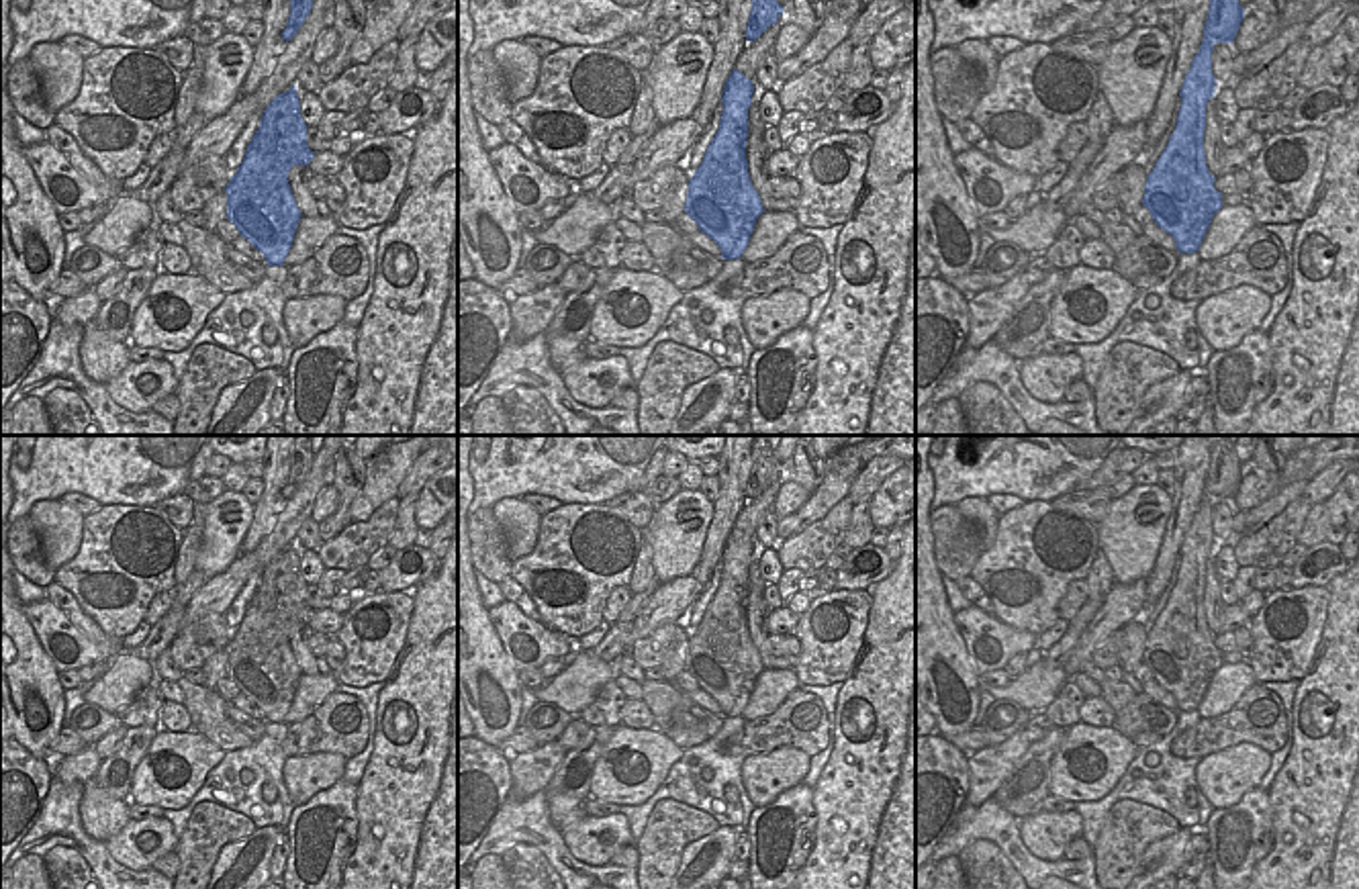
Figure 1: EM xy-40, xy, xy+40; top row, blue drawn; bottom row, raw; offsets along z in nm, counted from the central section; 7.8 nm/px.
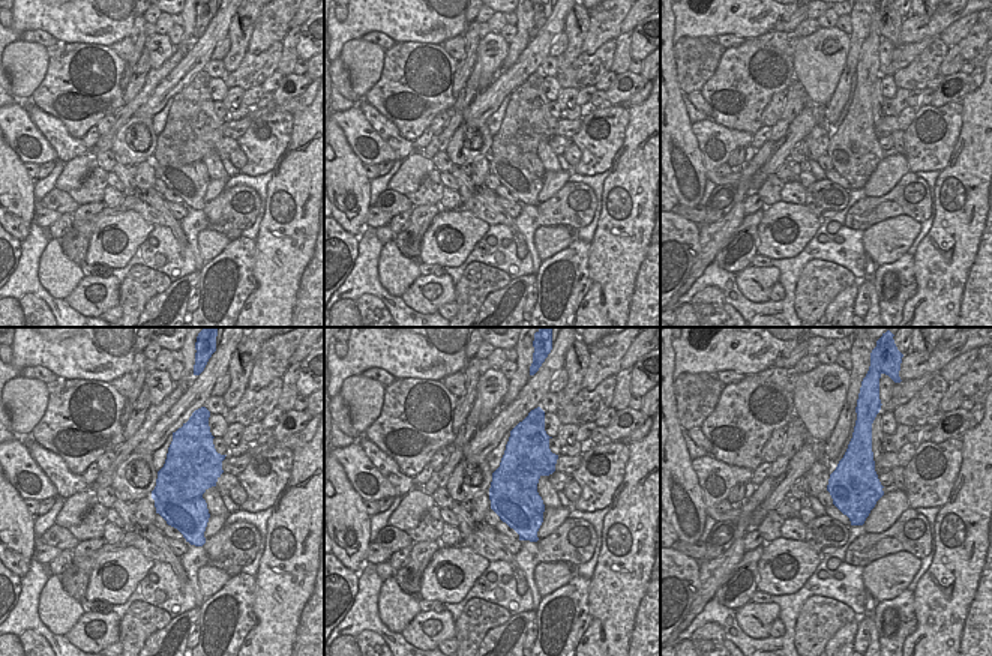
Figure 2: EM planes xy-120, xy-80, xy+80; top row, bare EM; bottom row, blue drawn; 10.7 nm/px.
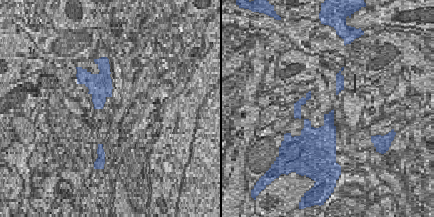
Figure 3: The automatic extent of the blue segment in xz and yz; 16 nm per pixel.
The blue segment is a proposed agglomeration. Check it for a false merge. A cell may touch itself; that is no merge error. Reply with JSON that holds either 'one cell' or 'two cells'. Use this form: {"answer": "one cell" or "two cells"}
{"answer": "two cells"}

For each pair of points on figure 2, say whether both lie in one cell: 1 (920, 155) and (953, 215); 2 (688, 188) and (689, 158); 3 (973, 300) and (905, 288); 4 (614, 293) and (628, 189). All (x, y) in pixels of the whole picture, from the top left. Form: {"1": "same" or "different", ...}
{"1": "different", "2": "same", "3": "different", "4": "same"}

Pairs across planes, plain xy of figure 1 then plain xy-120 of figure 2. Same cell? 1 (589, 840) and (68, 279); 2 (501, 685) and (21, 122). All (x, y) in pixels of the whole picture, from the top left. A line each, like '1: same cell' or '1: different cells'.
1: different cells
2: different cells

